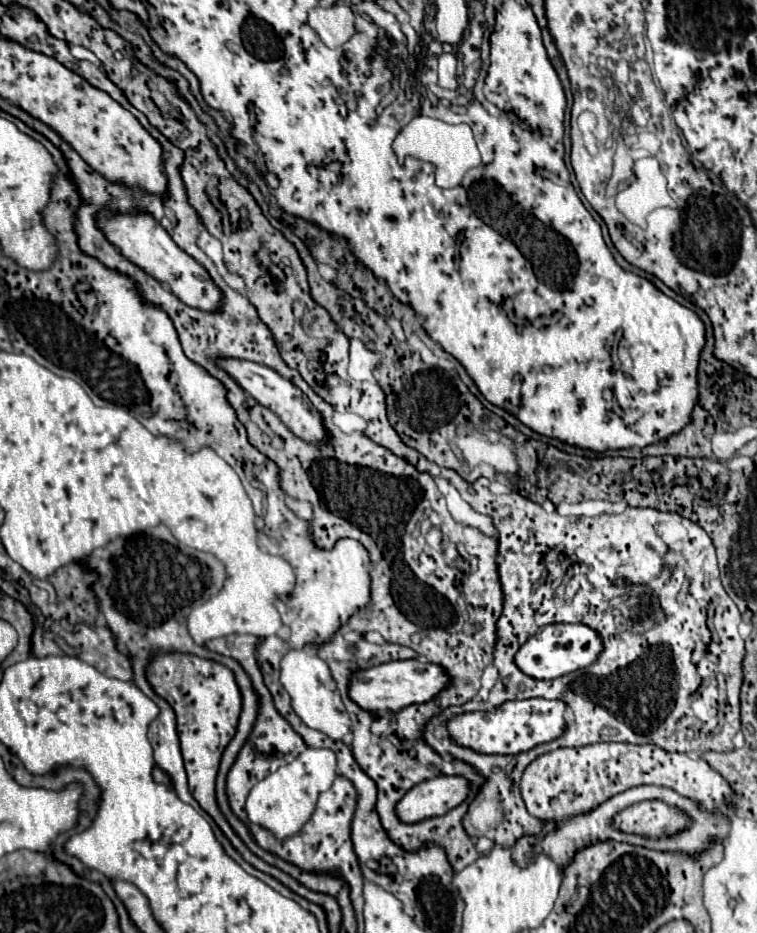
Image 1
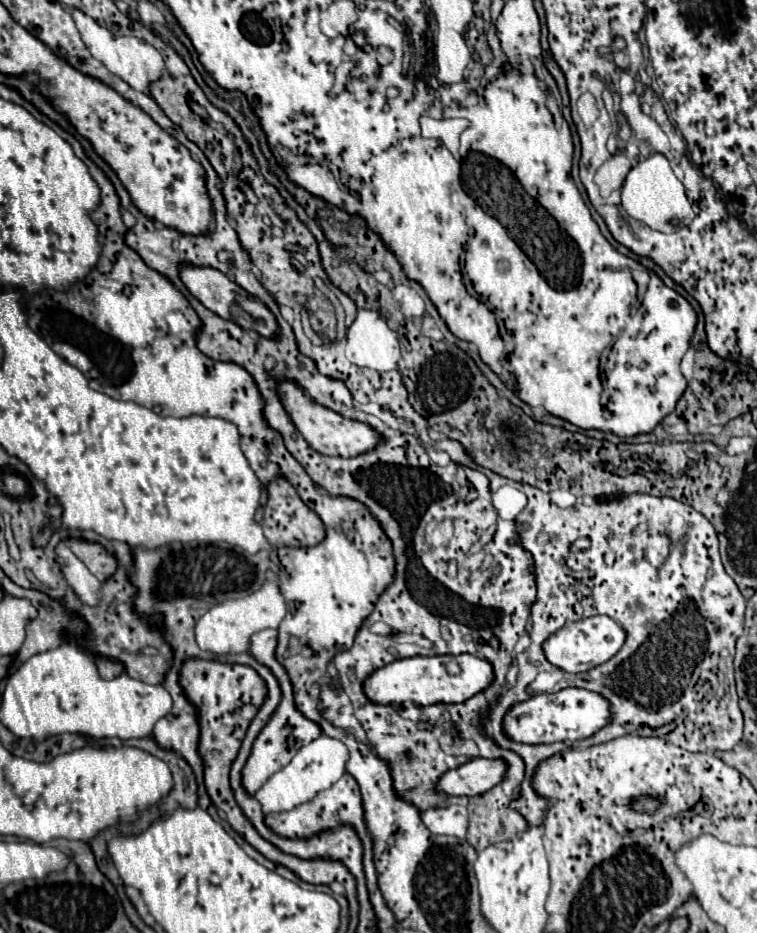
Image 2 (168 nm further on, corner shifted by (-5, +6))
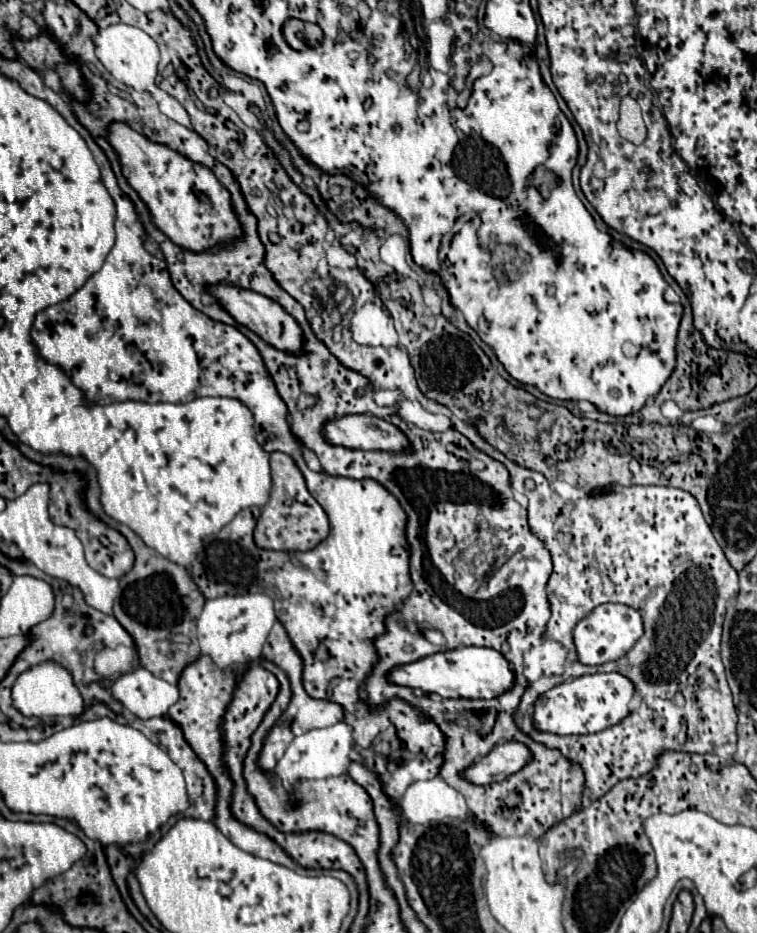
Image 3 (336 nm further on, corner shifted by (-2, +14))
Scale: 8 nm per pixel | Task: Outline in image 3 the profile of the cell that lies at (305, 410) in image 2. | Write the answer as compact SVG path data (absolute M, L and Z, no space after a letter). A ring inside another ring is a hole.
M343 415L323 425L323 437L331 445L363 451L401 451L407 437L385 419L375 415Z

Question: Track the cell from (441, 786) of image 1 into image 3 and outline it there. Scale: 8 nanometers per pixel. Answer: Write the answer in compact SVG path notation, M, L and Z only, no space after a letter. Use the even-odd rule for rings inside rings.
M517 741L499 743L483 759L471 763L463 777L473 785L489 785L517 773L529 761L529 749Z

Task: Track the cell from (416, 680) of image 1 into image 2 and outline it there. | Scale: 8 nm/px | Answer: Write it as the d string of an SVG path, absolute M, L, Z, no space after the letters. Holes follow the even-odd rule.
M462 653L462 655L434 655L434 657L408 657L392 661L378 671L374 671L366 683L366 697L380 705L400 705L404 701L412 701L416 705L434 705L434 703L464 703L472 695L484 691L492 683L492 665L482 657ZM450 661L458 661L460 673L450 675L446 665Z

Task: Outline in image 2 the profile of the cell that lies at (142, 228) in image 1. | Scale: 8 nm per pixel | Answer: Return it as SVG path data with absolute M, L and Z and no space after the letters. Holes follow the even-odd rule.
M182 265L180 277L182 277L184 285L188 287L188 291L212 313L216 313L216 315L220 315L228 321L236 321L236 325L240 325L242 329L252 329L252 331L260 333L262 337L276 337L276 317L274 317L274 313L258 297L244 293L244 289L240 289L240 285L236 285L224 273L210 269L210 267Z

